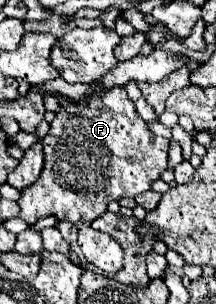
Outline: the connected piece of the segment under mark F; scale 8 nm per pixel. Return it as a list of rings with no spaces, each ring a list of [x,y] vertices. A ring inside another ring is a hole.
[[[112,88],[106,96],[90,96],[90,100],[84,98],[80,102],[60,98],[60,108],[42,146],[44,168],[34,184],[20,190],[18,218],[28,226],[48,216],[74,224],[86,260],[112,276],[122,268],[122,248],[116,240],[104,240],[104,234],[98,234],[90,224],[106,210],[108,202],[122,196],[134,198],[160,178],[166,170],[168,140],[148,130],[124,88]]]

